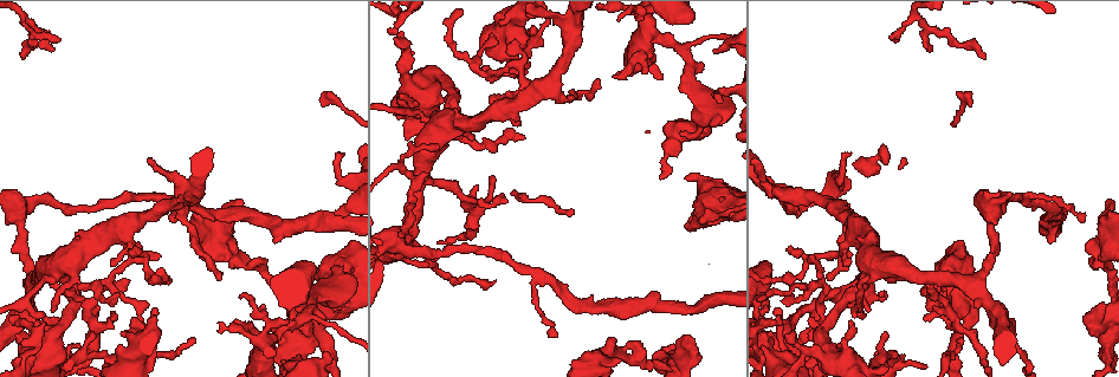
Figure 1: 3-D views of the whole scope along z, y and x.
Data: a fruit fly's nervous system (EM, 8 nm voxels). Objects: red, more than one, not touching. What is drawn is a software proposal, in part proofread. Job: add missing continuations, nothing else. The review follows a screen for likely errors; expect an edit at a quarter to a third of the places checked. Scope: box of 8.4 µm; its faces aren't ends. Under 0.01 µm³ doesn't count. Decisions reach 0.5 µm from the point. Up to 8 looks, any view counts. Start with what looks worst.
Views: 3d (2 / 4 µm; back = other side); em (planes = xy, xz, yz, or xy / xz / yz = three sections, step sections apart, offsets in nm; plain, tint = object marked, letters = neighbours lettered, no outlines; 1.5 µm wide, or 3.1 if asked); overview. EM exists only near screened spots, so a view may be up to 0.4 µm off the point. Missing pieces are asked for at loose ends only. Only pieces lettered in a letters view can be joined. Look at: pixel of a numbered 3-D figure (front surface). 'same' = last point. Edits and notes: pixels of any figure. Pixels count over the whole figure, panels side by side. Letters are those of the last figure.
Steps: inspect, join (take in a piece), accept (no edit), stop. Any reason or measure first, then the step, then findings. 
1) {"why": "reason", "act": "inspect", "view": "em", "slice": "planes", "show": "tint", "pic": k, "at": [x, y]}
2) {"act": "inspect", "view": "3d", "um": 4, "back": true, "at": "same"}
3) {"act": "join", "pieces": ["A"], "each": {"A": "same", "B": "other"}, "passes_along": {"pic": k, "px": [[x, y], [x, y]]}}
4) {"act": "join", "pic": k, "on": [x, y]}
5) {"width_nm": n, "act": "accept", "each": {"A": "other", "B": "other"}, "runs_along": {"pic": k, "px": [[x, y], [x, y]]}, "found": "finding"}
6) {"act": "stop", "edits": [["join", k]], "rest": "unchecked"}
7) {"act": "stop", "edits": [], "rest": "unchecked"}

{"why": "free end", "act": "inspect", "view": "em", "slice": "xy", "step": 4, "show": "tint", "pic": 1, "at": [714, 126]}

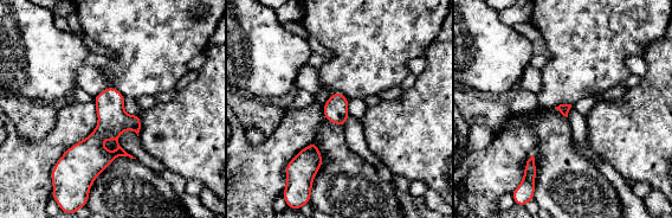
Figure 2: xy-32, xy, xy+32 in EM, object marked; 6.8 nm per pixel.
{"act": "inspect", "view": "em", "slice": "planes", "show": "letters", "at": "same"}

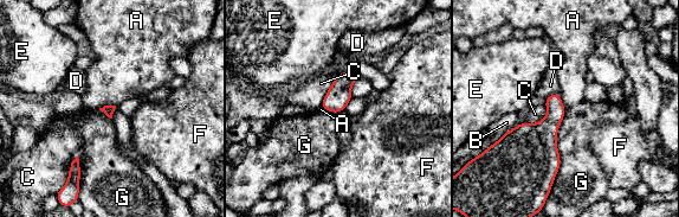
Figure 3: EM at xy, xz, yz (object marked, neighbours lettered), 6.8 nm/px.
{"act": "accept", "each": {"A": "other", "B": "other", "C": "other", "D": "other", "E": "other", "F": "other", "G": "other"}, "border": {"pic": 3, "px": [[567, 108], [550, 191]]}, "found": "no lettered piece goes on from it"}

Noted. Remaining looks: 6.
{"why": "an open end", "act": "inspect", "view": "em", "slice": "planes", "show": "letters", "pic": 1, "at": [117, 316]}

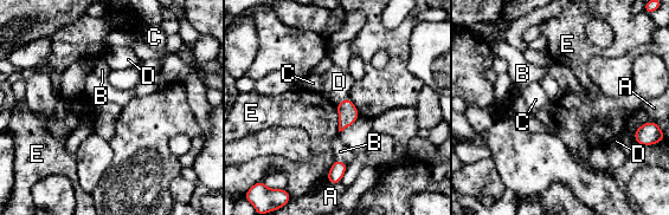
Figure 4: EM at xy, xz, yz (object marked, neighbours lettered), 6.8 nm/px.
{"longest_contact_nm": ["E", 190], "act": "accept", "each": {"A": "other", "B": "other", "C": "other", "D": "other", "E": "other"}, "border": {"pic": 4, "px": [[359, 116], [351, 125], [339, 132]]}, "found": "none of them fits"}

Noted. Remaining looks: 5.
{"why": "tapers out", "act": "inspect", "view": "em", "slice": "xy", "step": 8, "show": "tint", "pic": 1, "at": [134, 248]}

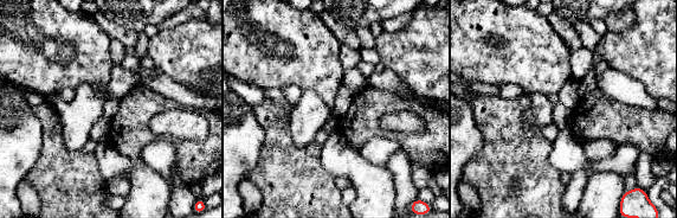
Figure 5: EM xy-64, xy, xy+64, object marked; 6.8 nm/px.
{"why": "cut it another way", "act": "inspect", "view": "em", "slice": "planes", "show": "letters", "at": "same"}

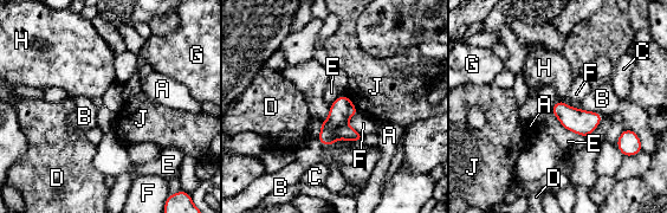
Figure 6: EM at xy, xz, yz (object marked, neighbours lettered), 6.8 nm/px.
{"act": "accept", "each": {"A": "other", "B": "other", "C": "other", "D": "other", "E": "other", "F": "other", "G": "other", "H": "other", "J": "other"}, "found": "no lettered piece goes on from it"}

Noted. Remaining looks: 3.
{"act": "stop", "edits": [], "rest": "unchecked"}

